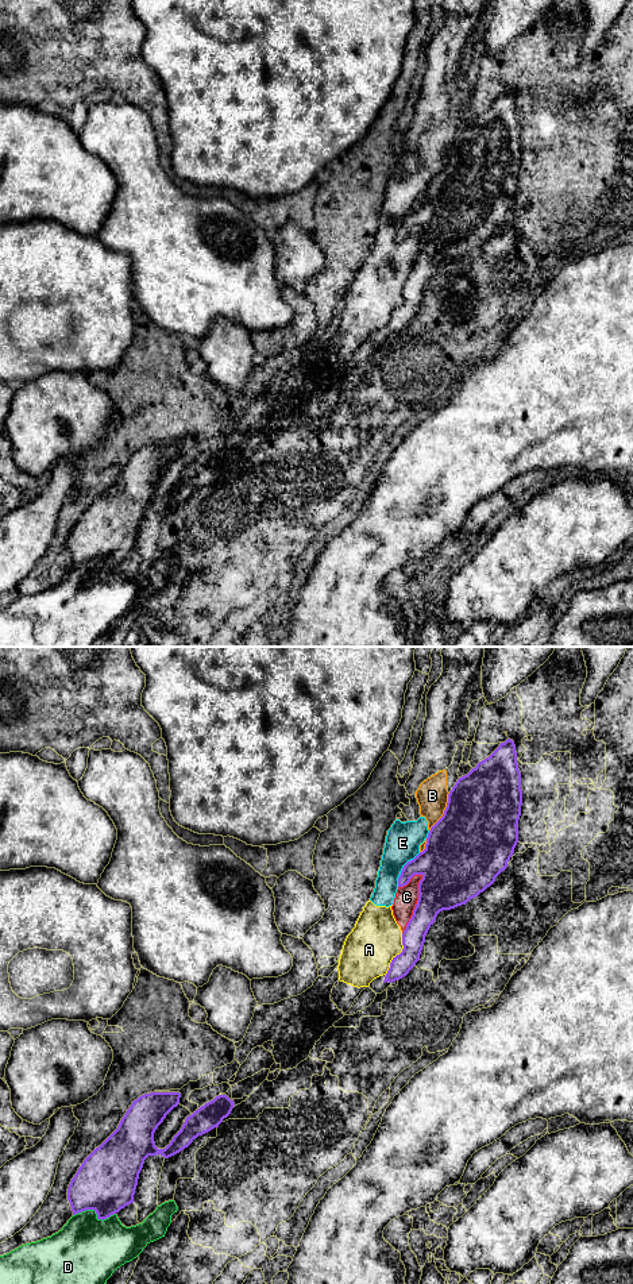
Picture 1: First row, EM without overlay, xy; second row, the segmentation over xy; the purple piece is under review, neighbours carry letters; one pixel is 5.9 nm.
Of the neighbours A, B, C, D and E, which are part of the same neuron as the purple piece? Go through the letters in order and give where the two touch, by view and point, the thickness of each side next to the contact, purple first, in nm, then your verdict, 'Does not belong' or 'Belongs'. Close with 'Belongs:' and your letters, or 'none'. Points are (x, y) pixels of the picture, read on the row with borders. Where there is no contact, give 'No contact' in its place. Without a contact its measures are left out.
A: Touches purple at xy (400, 953). Thickness 140 nm (purple) against 300 nm. Does not belong
B: Touches purple at xy (444, 812). Thickness 480 nm (purple) against 190 nm. Does not belong
C: Touches purple at xy (417, 903). Thickness 340 nm (purple) against 140 nm. Does not belong
D: Touches purple at xy (95, 1210). Thickness 360 nm (purple) against 400 nm. Does not belong
E: Touches purple at xy (402, 868). Thickness 300 nm (purple) against 200 nm. Does not belong
Belongs: none

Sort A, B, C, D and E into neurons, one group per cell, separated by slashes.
A B C E / D

